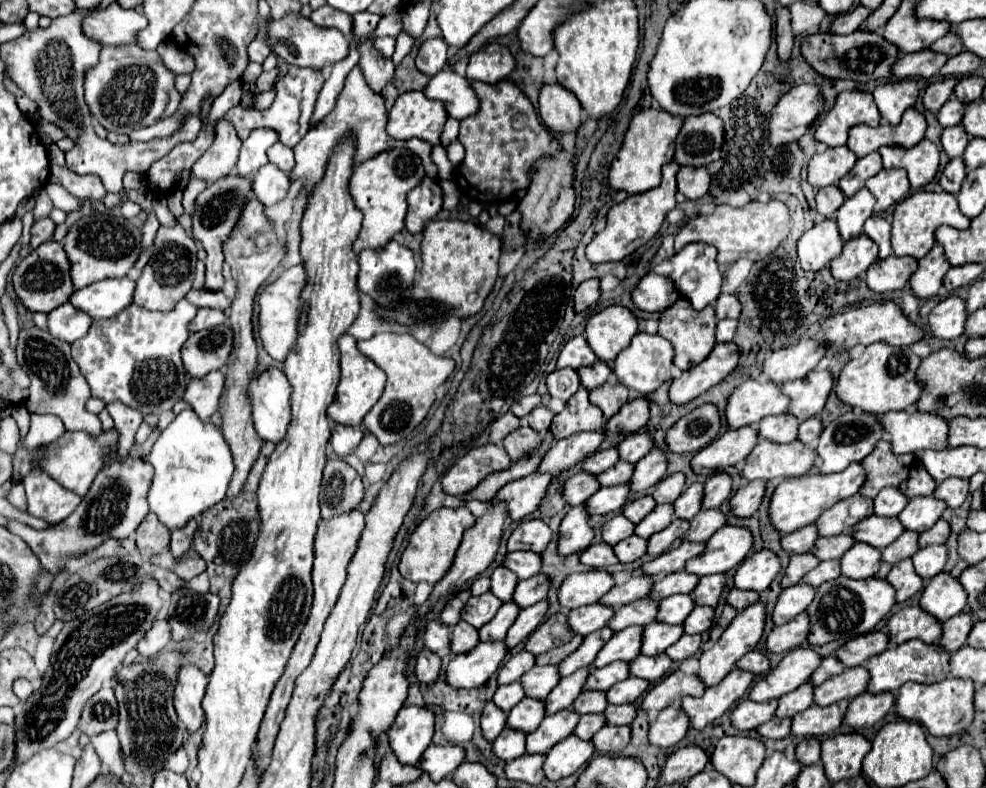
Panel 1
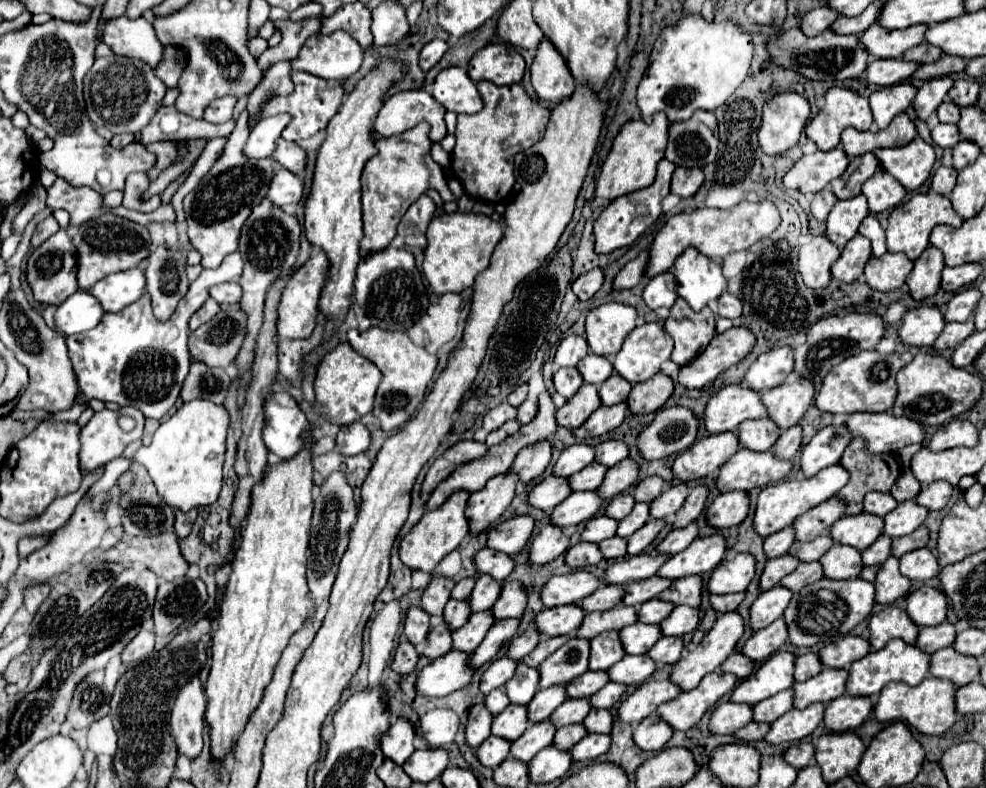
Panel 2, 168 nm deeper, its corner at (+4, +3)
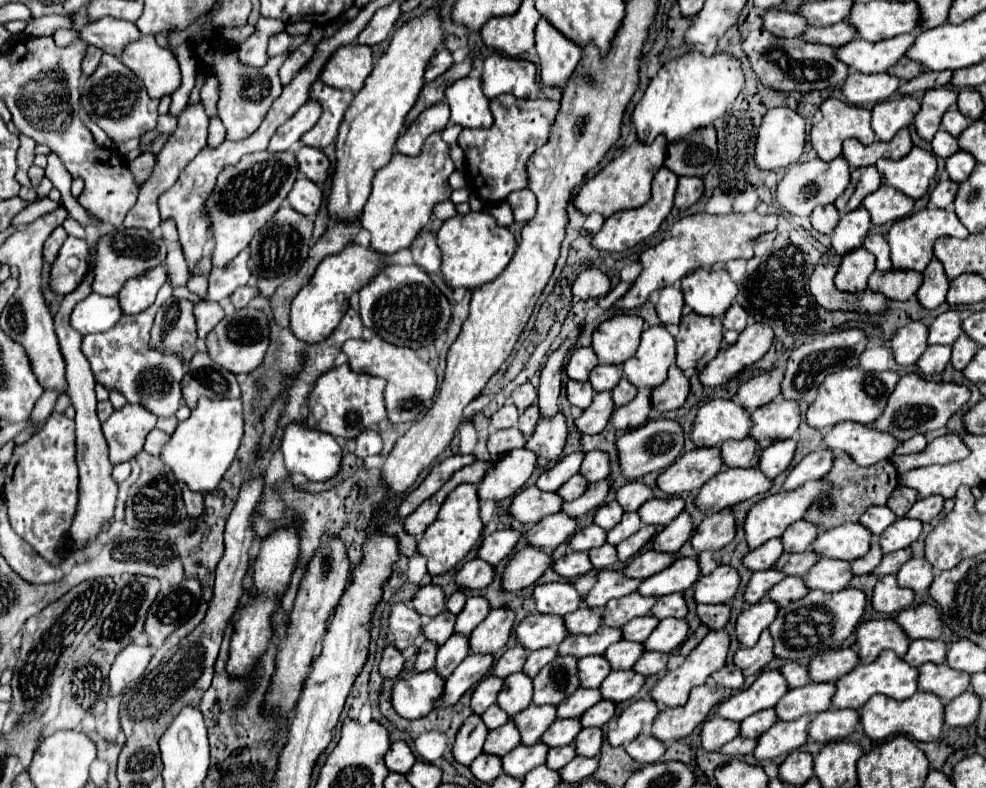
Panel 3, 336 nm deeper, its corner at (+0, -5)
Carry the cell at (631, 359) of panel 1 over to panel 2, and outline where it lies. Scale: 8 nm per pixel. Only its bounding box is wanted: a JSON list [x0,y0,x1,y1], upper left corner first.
[613,323,673,385]

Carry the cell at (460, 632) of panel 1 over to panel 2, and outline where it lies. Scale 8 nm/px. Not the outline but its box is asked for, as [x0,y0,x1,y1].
[425,623,453,659]

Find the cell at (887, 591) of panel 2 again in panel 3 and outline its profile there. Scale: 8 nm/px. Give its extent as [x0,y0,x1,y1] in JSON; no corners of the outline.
[871,575,913,615]

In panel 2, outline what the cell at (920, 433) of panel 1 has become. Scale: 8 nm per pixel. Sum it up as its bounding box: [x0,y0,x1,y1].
[845,413,927,453]

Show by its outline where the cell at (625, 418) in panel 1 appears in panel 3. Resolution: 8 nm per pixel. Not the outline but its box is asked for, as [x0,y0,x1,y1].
[653,365,689,411]

